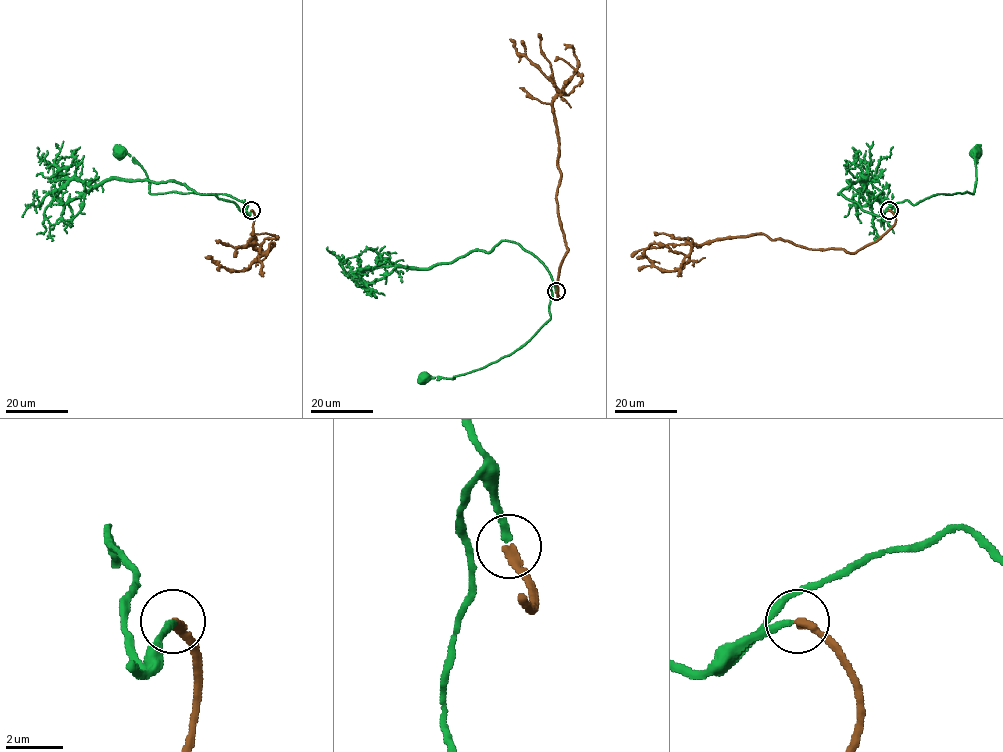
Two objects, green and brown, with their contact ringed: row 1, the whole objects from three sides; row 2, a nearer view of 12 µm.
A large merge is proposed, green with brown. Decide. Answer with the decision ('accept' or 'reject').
accept

